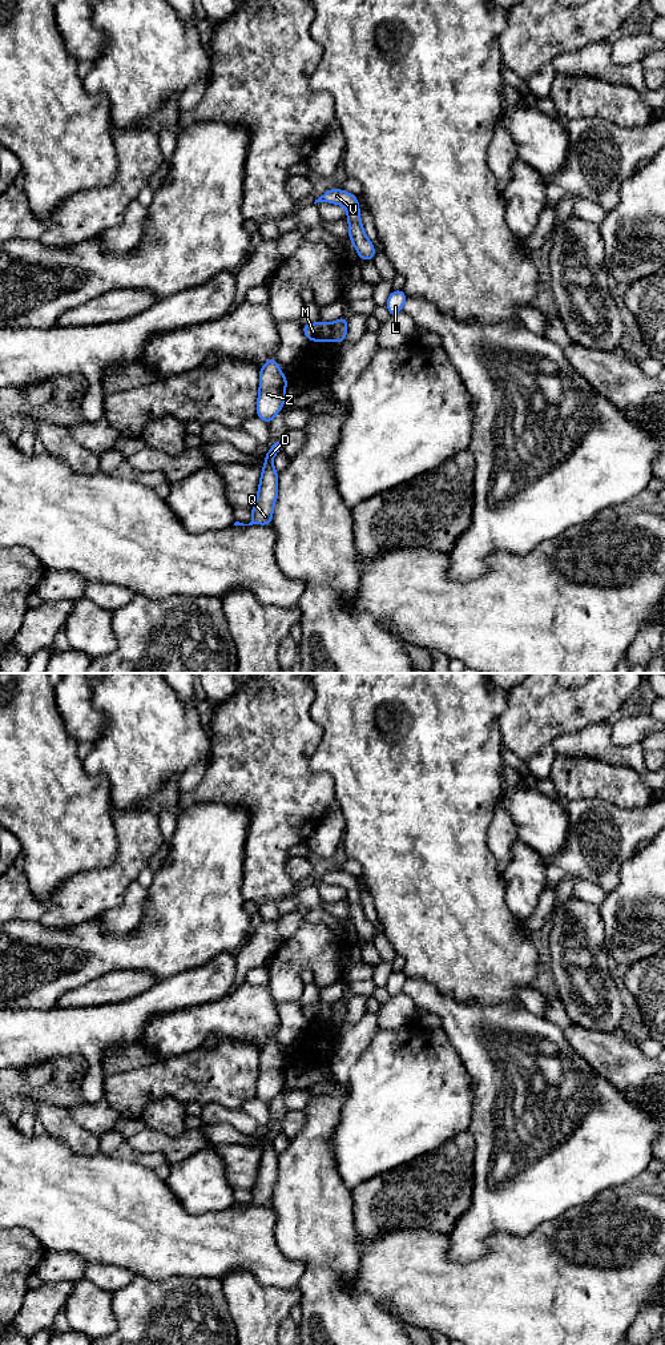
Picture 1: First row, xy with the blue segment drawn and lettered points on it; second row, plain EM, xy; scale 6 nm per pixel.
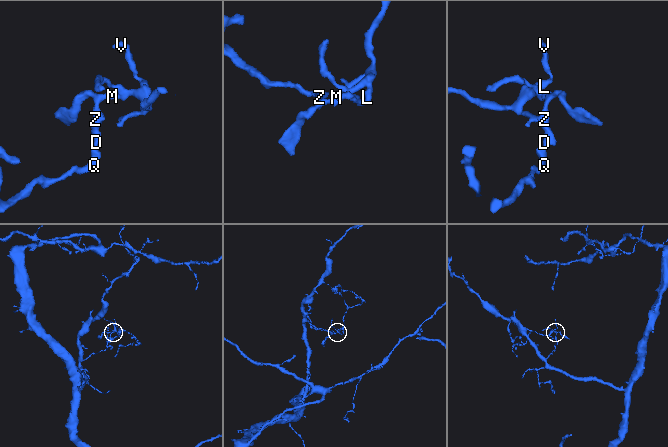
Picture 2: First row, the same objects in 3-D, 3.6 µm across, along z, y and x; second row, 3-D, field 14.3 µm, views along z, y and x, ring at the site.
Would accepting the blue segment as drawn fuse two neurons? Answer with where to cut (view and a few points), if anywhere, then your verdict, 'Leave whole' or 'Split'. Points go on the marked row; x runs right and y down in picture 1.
Split along xy (330, 325), (333, 338). Split

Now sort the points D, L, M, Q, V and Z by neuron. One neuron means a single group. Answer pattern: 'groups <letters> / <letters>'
groups D M Q Z / L V

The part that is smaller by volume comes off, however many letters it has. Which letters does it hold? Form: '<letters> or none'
L, V

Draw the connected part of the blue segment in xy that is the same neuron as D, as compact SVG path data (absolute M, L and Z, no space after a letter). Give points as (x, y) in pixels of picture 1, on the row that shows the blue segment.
M279 442L274 443L265 455L265 464L262 467L257 494L257 504L250 510L253 515L251 522L249 524L235 522L234 525L271 525L273 510L278 496L278 472L273 466L273 459L279 452L279 447Z

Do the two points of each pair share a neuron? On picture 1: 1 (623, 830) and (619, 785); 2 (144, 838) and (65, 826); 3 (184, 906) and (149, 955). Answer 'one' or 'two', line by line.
1: two
2: two
3: one

